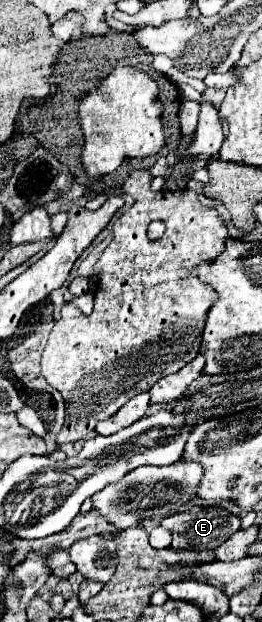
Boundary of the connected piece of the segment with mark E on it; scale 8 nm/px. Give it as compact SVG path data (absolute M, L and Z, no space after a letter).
M190 507L184 513L174 513L170 517L162 519L162 527L172 533L172 545L174 549L196 549L196 551L212 551L218 545L222 545L232 533L240 529L240 517L234 513L228 513L222 507Z

